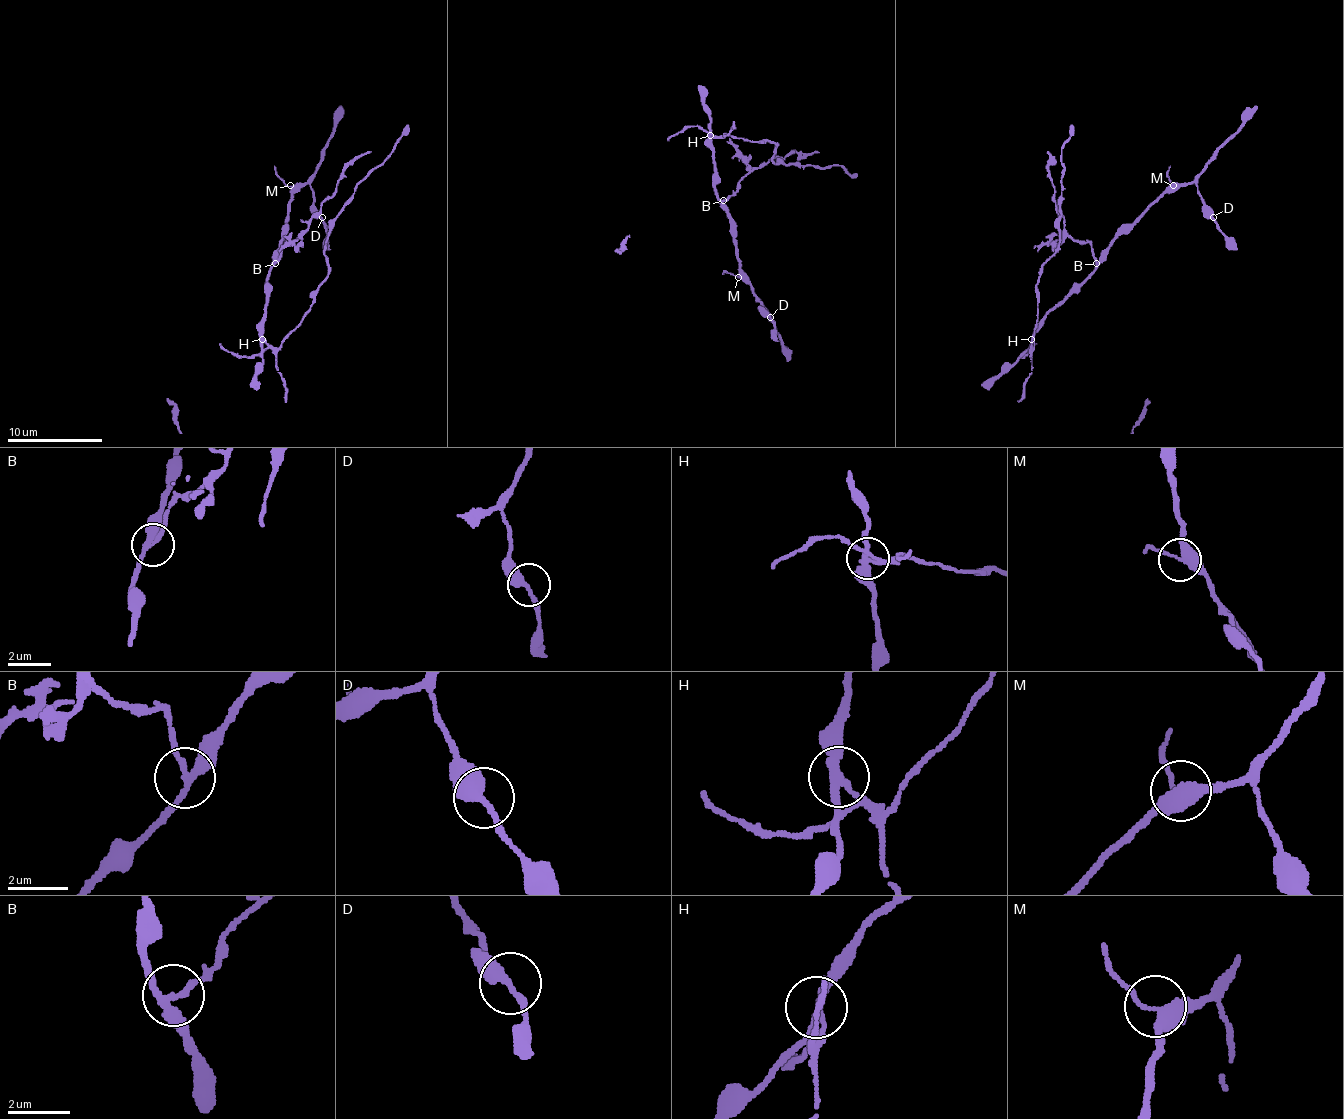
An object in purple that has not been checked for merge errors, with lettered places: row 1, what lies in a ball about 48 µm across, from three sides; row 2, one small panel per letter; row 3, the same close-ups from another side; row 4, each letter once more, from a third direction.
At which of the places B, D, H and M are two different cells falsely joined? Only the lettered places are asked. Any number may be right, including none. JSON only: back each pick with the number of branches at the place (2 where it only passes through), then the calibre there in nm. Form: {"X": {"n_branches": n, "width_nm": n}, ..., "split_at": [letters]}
{"B": {"n_branches": 3, "width_nm": 240}, "H": {"n_branches": 2, "width_nm": 280}, "split_at": ["B", "H"]}

